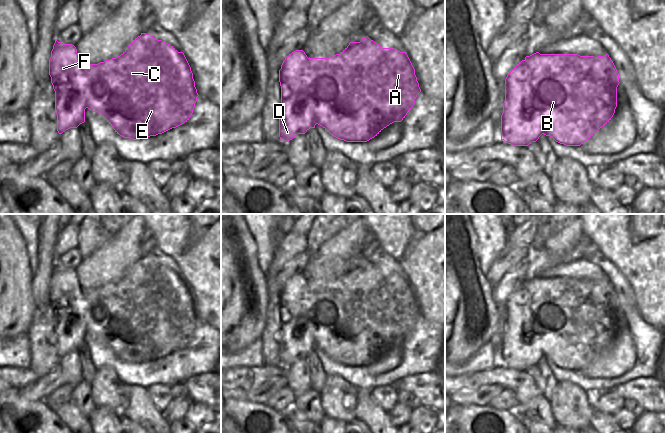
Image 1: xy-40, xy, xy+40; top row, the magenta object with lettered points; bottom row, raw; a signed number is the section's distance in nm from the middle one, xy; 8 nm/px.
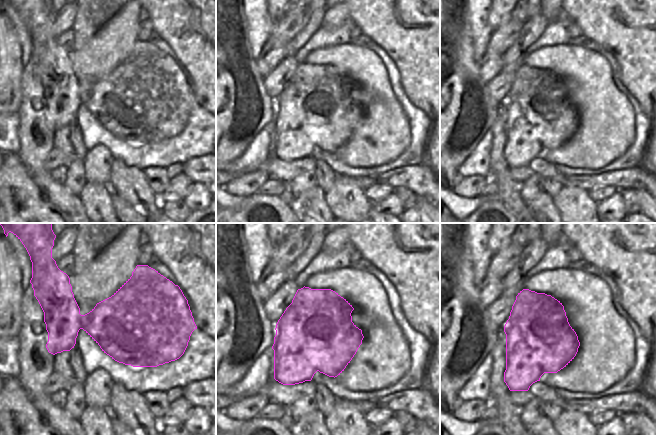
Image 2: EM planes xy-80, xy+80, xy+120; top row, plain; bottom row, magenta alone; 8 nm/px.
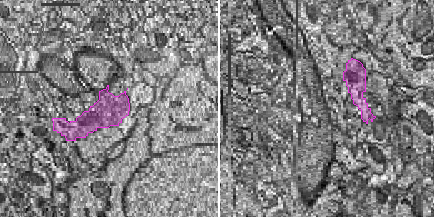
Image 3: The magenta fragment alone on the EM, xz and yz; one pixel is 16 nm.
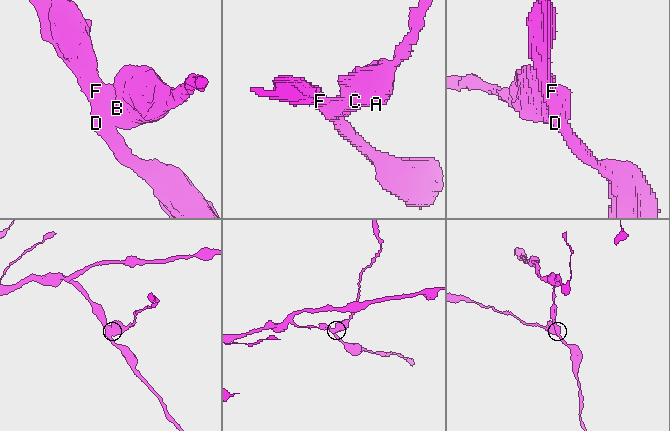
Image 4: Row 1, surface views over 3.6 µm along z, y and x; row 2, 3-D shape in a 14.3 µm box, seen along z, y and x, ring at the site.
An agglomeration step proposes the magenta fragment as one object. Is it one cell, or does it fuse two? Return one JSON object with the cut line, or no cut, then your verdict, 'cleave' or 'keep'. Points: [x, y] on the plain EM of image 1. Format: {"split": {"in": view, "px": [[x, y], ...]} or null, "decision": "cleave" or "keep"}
{"split": {"in": "xy+40", "px": [[524, 284], [530, 295], [532, 337], [540, 341], [543, 357]]}, "decision": "cleave"}

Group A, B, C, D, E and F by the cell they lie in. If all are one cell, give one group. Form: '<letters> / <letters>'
A B C E / D F

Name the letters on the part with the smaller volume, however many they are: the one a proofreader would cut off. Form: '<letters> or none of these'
A, B, C, E

